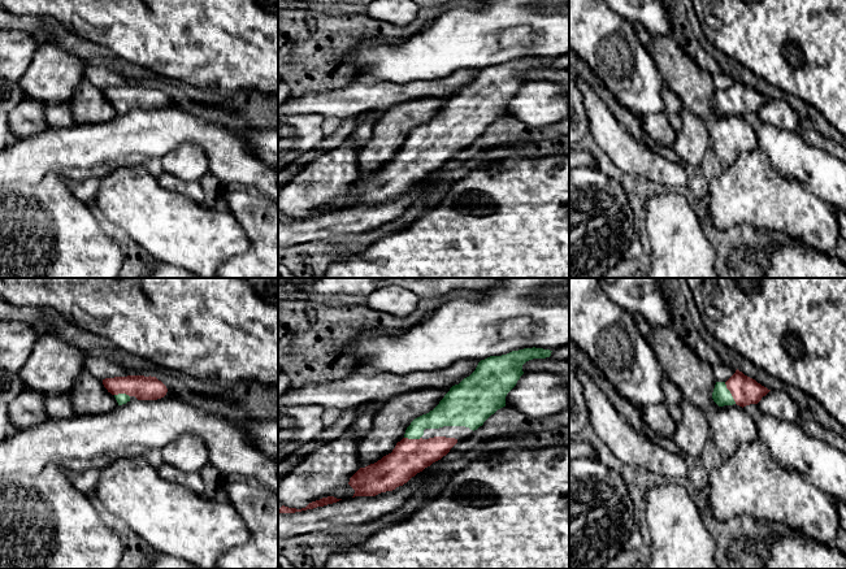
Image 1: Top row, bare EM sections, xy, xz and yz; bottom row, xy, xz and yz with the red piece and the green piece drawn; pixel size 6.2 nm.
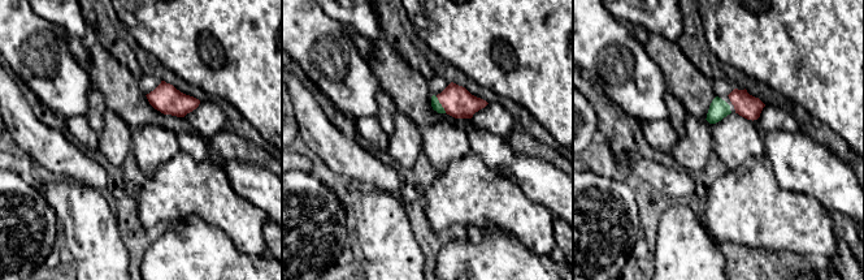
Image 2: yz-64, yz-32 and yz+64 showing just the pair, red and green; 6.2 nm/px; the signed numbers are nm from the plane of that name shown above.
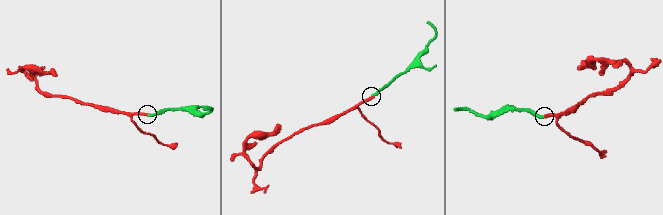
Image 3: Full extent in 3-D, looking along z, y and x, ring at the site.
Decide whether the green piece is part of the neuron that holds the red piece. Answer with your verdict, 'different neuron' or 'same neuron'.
same neuron

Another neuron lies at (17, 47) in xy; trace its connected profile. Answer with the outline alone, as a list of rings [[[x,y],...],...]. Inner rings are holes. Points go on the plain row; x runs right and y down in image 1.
[[[0,27],[0,152],[16,140],[9,127],[9,113],[27,99],[19,82],[38,47],[29,32]]]

